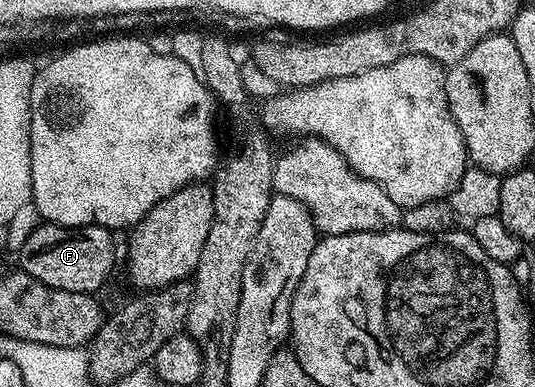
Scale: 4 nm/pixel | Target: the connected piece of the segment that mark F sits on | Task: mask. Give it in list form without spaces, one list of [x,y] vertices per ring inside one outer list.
[[[43,222],[22,243],[21,270],[28,272],[37,283],[48,285],[52,289],[64,289],[72,293],[98,293],[106,283],[110,270],[114,267],[114,239],[105,227],[61,227],[59,223]]]

